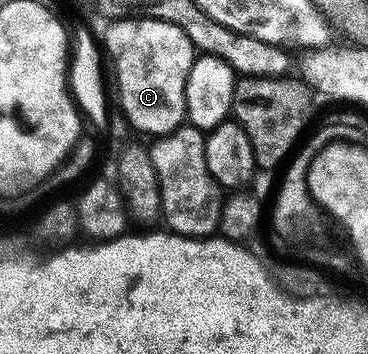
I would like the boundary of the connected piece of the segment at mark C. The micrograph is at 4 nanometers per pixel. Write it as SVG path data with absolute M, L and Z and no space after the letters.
M117 18L114 24L105 28L103 48L113 59L113 72L117 75L117 96L121 99L121 108L125 111L124 119L134 129L146 132L149 138L166 136L168 132L182 127L186 123L185 91L187 90L187 74L191 74L191 66L195 59L195 49L191 38L183 34L179 26L162 20L148 18Z

